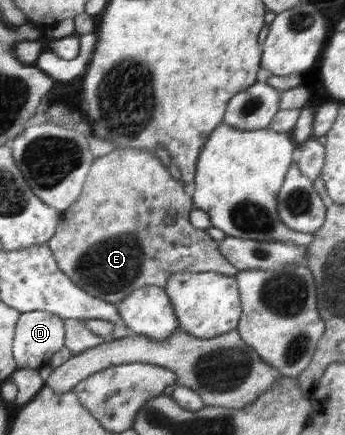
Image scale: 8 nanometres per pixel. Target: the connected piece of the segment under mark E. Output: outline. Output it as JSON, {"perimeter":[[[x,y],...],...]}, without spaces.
{"perimeter":[[[117,149],[94,159],[79,197],[61,213],[56,233],[46,243],[58,268],[74,285],[93,297],[117,305],[133,290],[149,286],[164,288],[168,277],[174,273],[216,271],[237,275],[238,269],[219,251],[221,241],[213,240],[205,230],[191,225],[192,197],[185,194],[184,184],[170,174],[159,157],[141,149]]]}

